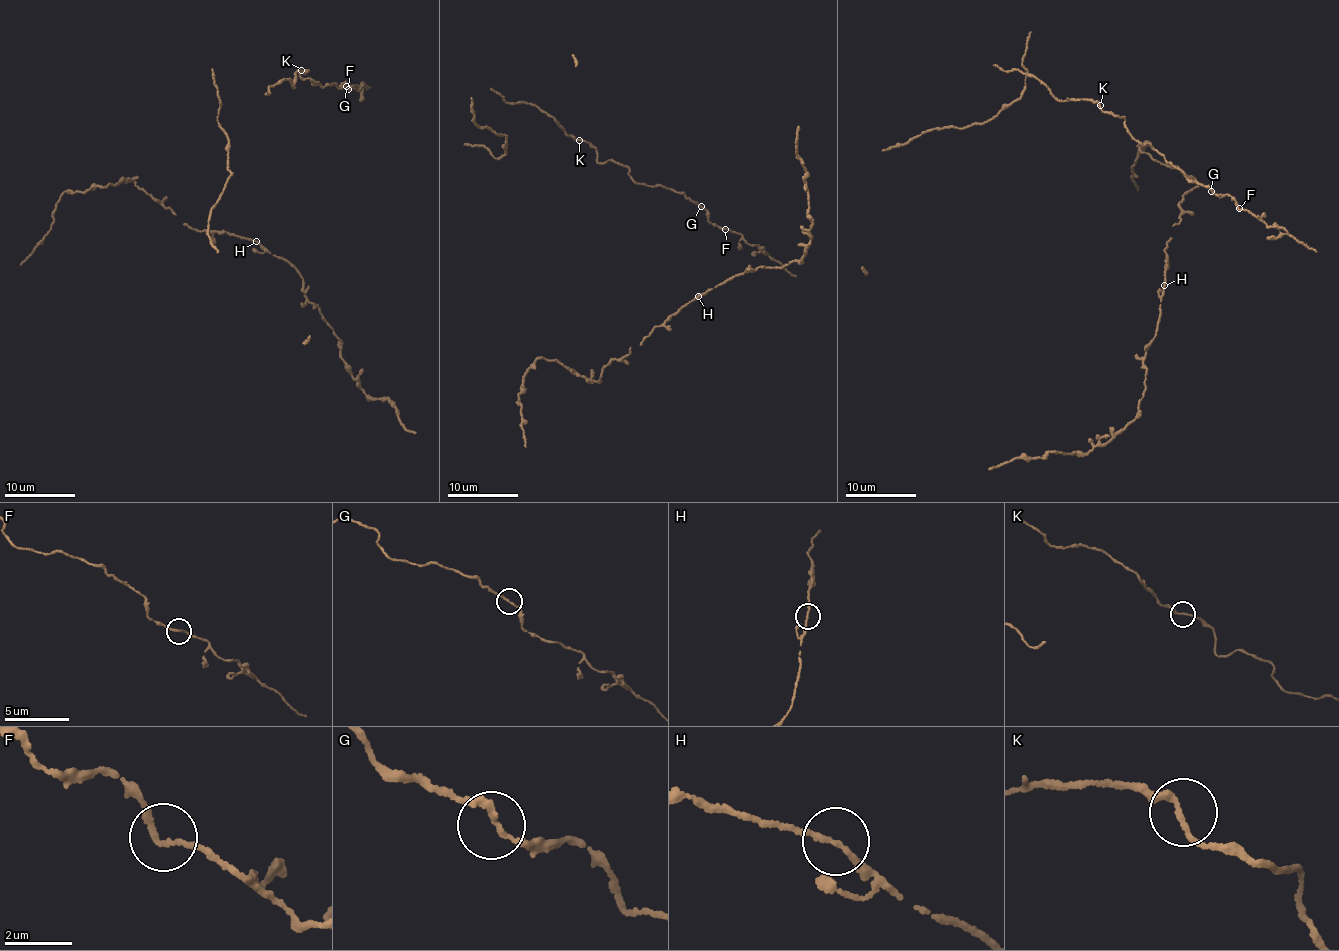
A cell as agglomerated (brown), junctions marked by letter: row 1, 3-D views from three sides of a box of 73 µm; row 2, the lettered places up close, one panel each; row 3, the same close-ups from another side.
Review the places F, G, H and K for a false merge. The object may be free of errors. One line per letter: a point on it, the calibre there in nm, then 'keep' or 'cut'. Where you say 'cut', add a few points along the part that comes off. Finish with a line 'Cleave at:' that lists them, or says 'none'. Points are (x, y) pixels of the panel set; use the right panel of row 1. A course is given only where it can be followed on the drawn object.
F: (1239, 208) | 150 nm | keep
G: (1211, 191) | 170 nm | keep
H: (1164, 285) | 160 nm | keep
K: (1100, 105) | 170 nm | keep
Cleave at: none

